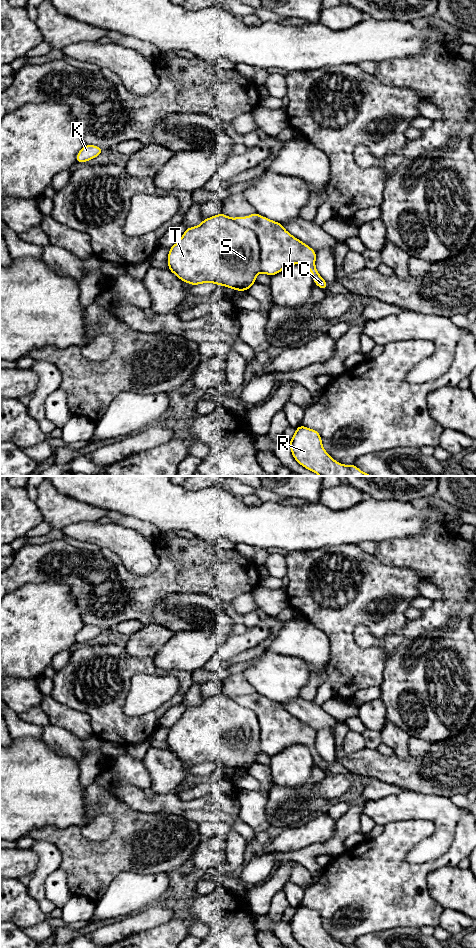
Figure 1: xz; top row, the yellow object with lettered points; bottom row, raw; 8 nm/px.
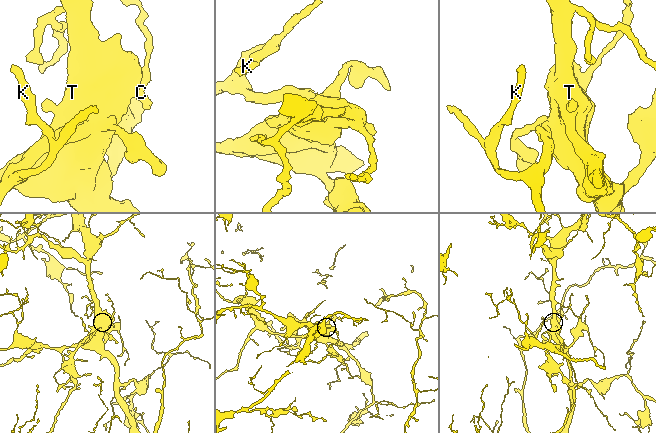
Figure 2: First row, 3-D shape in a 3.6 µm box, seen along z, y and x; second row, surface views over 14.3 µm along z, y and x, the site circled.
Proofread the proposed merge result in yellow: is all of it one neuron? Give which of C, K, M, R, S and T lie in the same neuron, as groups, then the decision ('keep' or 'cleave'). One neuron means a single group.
groups C K M / R S T; cleave

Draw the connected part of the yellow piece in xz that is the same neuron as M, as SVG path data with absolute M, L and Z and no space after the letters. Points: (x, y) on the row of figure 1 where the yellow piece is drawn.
M255 212L246 217L233 218L239 225L252 230L260 245L262 273L274 276L294 264L307 266L314 284L326 290L328 283L318 273L316 251L285 230L283 225Z

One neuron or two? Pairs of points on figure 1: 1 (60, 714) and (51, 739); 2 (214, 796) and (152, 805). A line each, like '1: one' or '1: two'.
1: two
2: one

